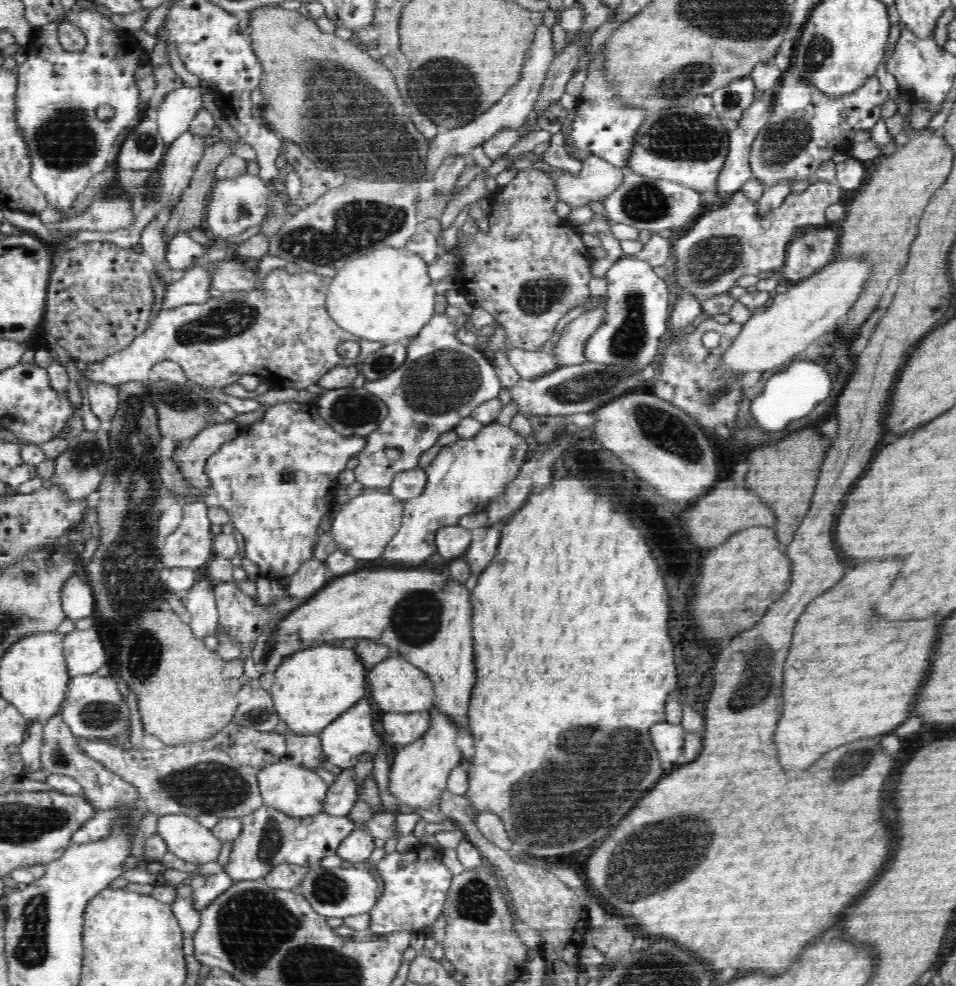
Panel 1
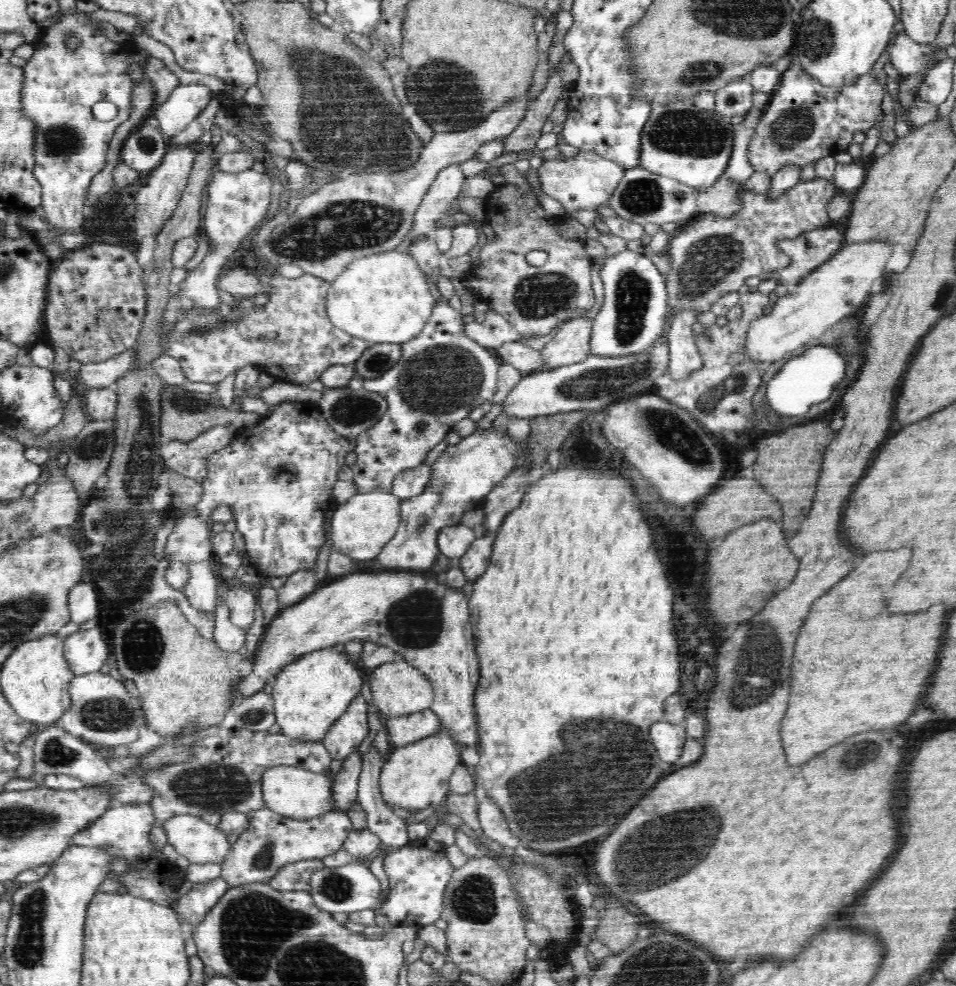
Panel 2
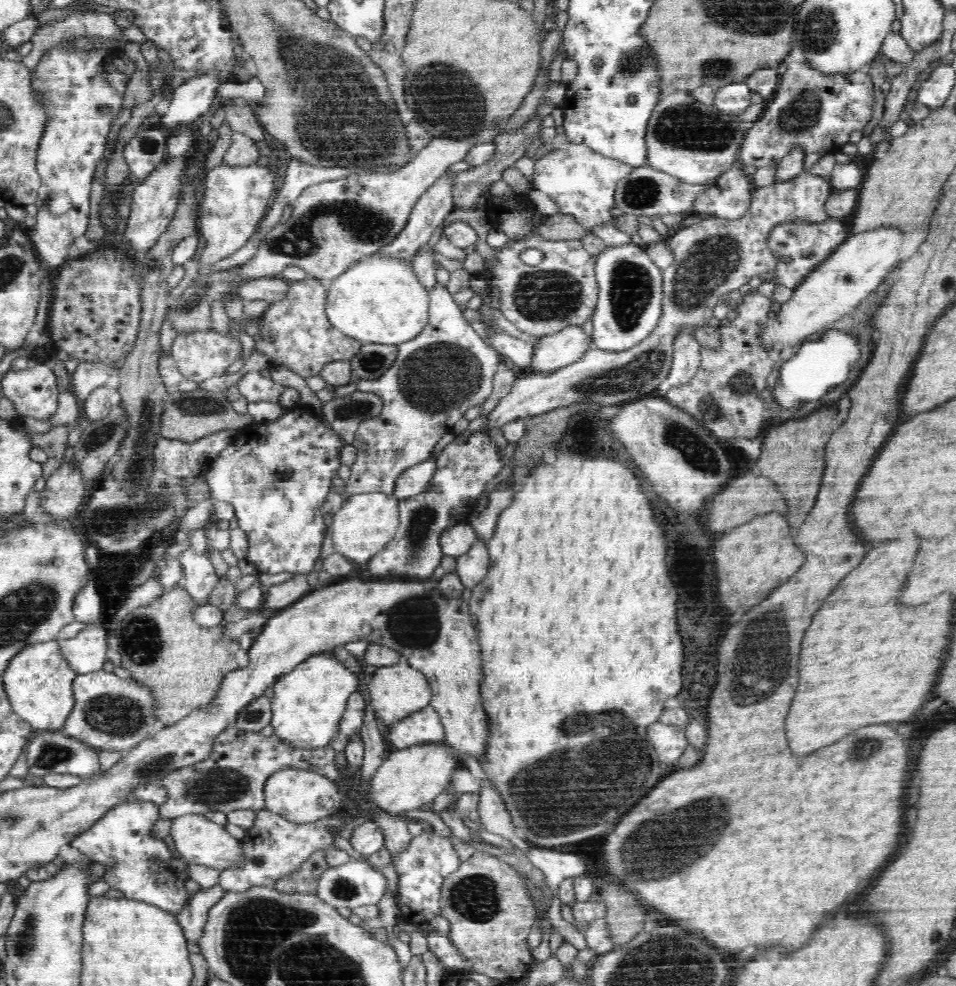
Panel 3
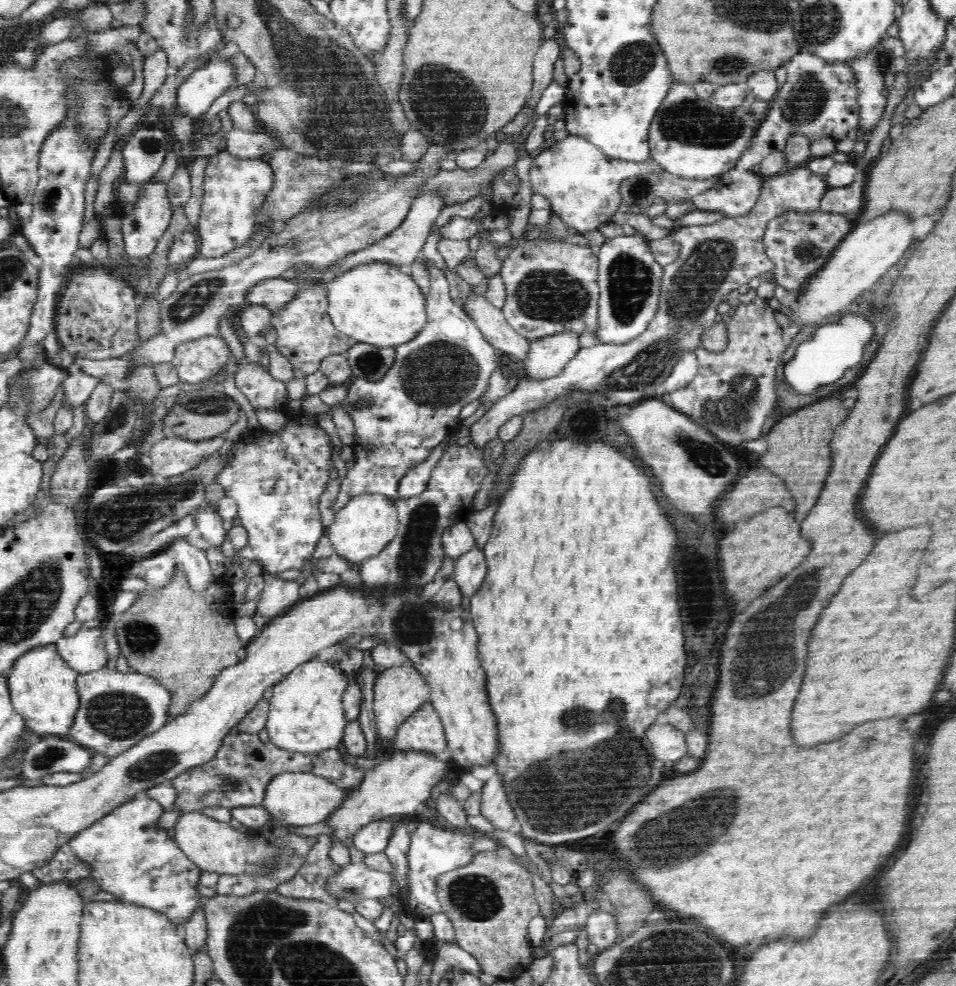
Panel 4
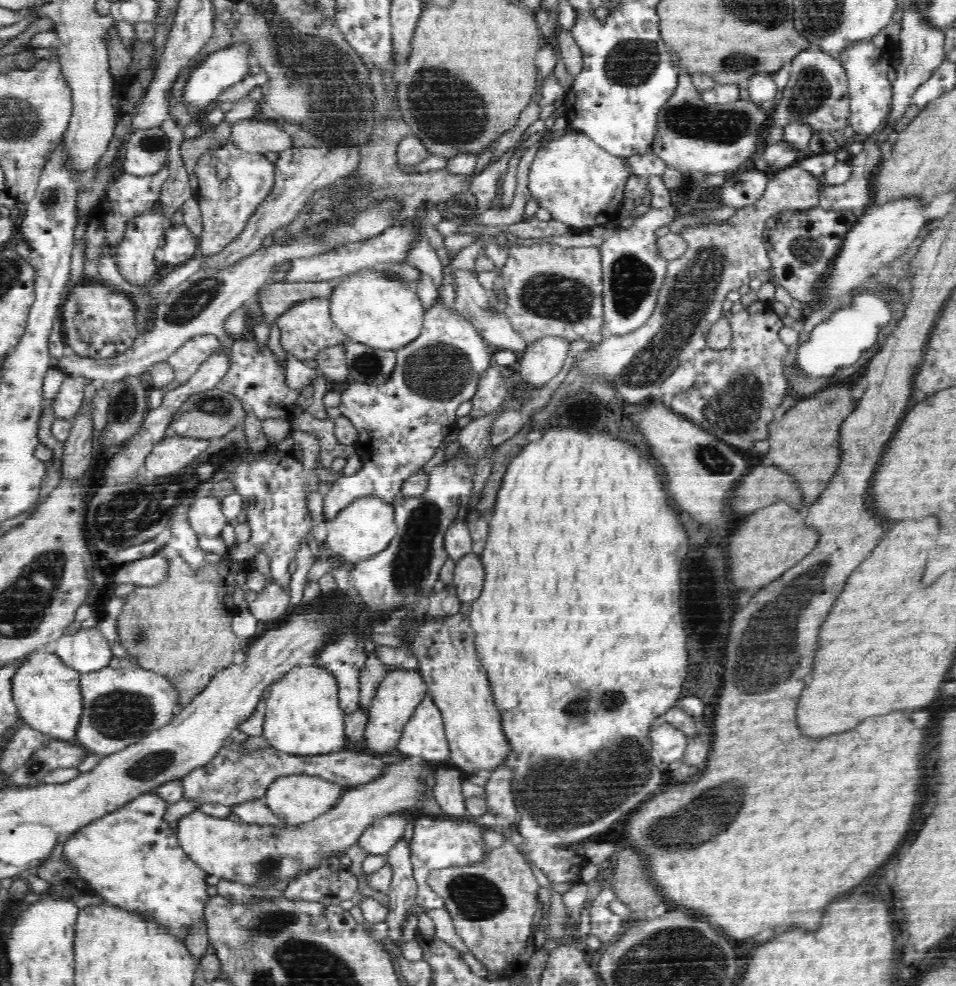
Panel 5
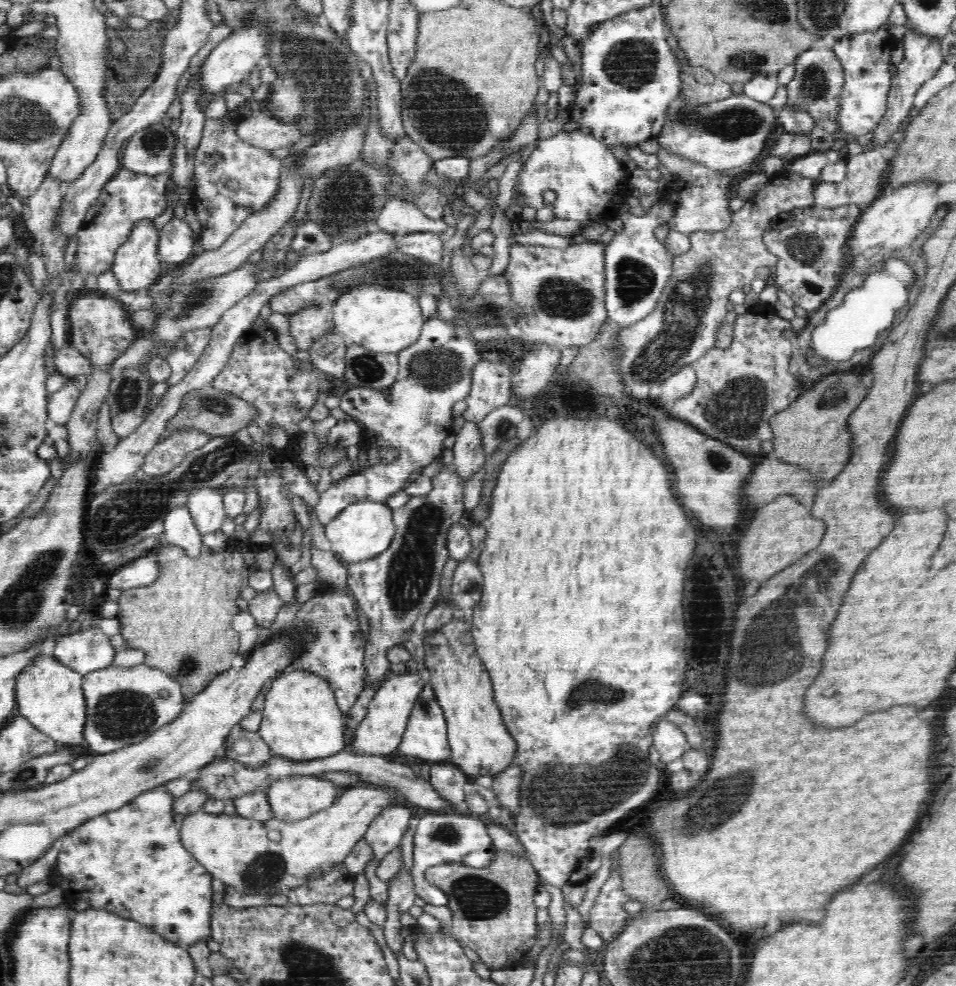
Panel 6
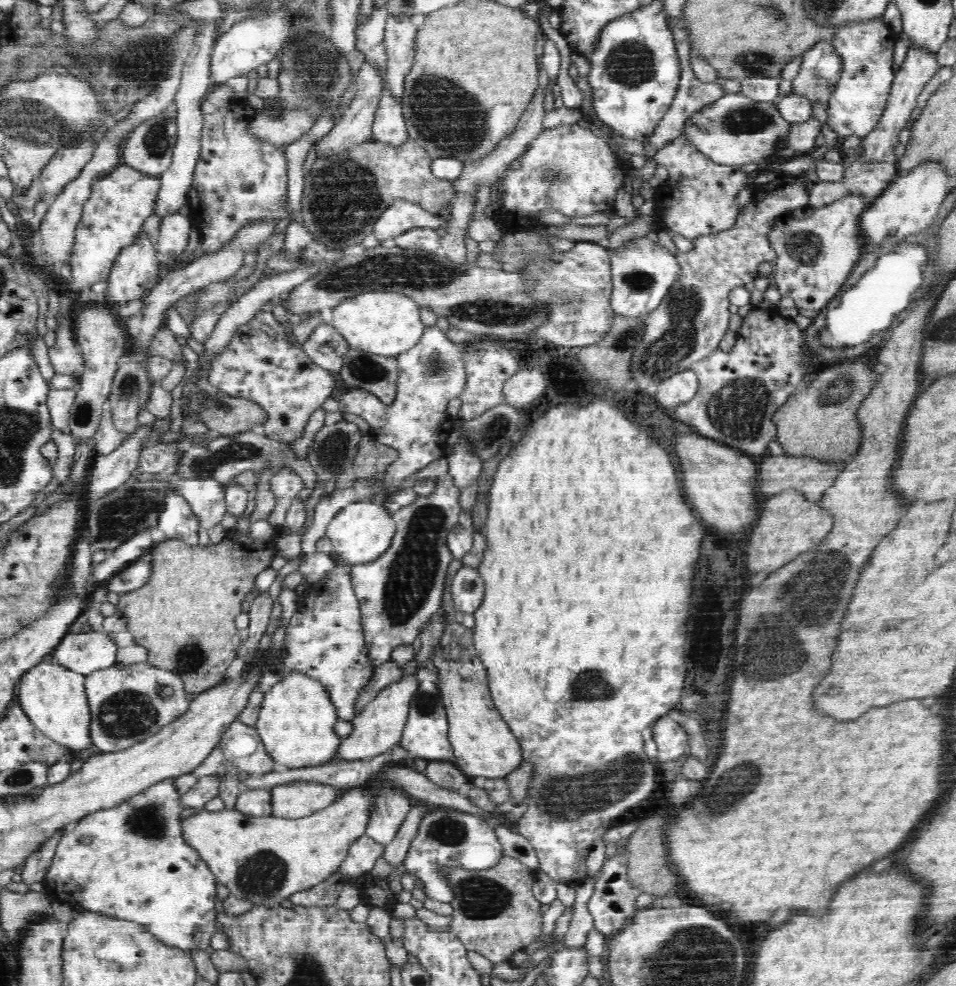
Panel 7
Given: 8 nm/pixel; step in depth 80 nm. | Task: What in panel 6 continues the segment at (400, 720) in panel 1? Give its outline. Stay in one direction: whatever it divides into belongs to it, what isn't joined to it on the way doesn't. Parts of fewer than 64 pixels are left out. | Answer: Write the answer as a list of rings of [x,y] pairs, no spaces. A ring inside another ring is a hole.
[[[422,669],[419,674],[424,679],[425,686],[414,702],[398,751],[406,756],[418,757],[423,759],[424,762],[432,764],[445,762],[451,759],[451,750],[447,739],[447,722],[434,691],[427,684],[427,670]]]

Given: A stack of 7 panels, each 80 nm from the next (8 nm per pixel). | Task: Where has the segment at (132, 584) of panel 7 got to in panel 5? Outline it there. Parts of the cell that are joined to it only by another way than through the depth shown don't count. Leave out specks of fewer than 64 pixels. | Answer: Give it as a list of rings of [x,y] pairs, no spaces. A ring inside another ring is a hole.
[[[160,552],[140,560],[121,565],[114,576],[116,586],[119,584],[136,584],[138,587],[156,586],[167,576],[167,558]]]

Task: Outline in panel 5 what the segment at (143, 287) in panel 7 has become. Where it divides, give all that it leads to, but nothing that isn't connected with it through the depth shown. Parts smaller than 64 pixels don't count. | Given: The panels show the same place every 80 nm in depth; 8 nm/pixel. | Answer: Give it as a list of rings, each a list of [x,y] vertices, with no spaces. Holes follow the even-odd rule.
[[[163,208],[144,212],[128,222],[125,238],[118,245],[117,268],[123,278],[128,282],[132,282],[133,286],[149,286],[162,273],[160,267],[154,263],[154,250],[158,250],[162,246],[164,232],[170,226],[170,223],[166,223]]]

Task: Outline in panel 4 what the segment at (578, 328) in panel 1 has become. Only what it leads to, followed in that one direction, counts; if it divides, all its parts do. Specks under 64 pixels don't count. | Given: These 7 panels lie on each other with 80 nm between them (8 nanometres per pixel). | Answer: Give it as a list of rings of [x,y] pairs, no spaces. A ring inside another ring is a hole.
[[[556,333],[531,341],[528,357],[524,360],[527,378],[542,380],[562,372],[564,367],[581,350],[578,333]]]

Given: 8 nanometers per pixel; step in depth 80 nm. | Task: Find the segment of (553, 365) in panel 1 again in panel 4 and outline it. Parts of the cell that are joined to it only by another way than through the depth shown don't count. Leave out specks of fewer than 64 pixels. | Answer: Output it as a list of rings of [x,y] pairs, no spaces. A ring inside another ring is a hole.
[[[473,290],[469,295],[462,308],[474,319],[484,338],[500,354],[508,355],[513,360],[524,361],[528,357],[531,341],[512,329],[502,310],[490,304],[485,296],[477,296]]]

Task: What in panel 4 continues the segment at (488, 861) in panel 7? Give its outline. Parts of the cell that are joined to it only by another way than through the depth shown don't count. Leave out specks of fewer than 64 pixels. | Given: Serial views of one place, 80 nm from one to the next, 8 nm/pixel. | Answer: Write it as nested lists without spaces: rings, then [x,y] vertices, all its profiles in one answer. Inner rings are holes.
[[[428,821],[422,822],[411,834],[407,854],[407,885],[405,886],[405,895],[408,900],[403,903],[402,911],[413,914],[414,918],[428,918],[432,914],[441,912],[440,902],[435,895],[435,878],[444,872],[456,870],[459,866],[466,866],[472,861],[474,855],[478,853],[471,848],[472,842],[476,842],[476,839],[470,834],[456,832],[456,828],[445,830],[428,824]]]

